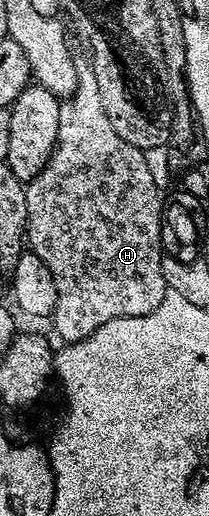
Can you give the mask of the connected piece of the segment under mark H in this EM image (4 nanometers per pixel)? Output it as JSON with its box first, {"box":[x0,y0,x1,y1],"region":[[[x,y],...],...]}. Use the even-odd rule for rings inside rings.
{"box":[24,60,169,343],"region":[[[77,60],[76,75],[76,90],[58,111],[56,149],[46,167],[33,181],[27,182],[24,190],[28,212],[26,245],[42,259],[42,263],[46,263],[46,267],[50,267],[54,291],[58,291],[58,303],[50,324],[64,343],[86,339],[98,331],[102,323],[110,323],[110,319],[146,315],[154,311],[169,292],[162,275],[165,254],[160,244],[160,216],[164,202],[162,192],[156,186],[156,177],[144,158],[147,157],[145,150],[126,143],[126,139],[110,127],[106,107],[102,107],[102,95],[98,95],[98,79],[94,79],[94,71],[87,60]]]}

